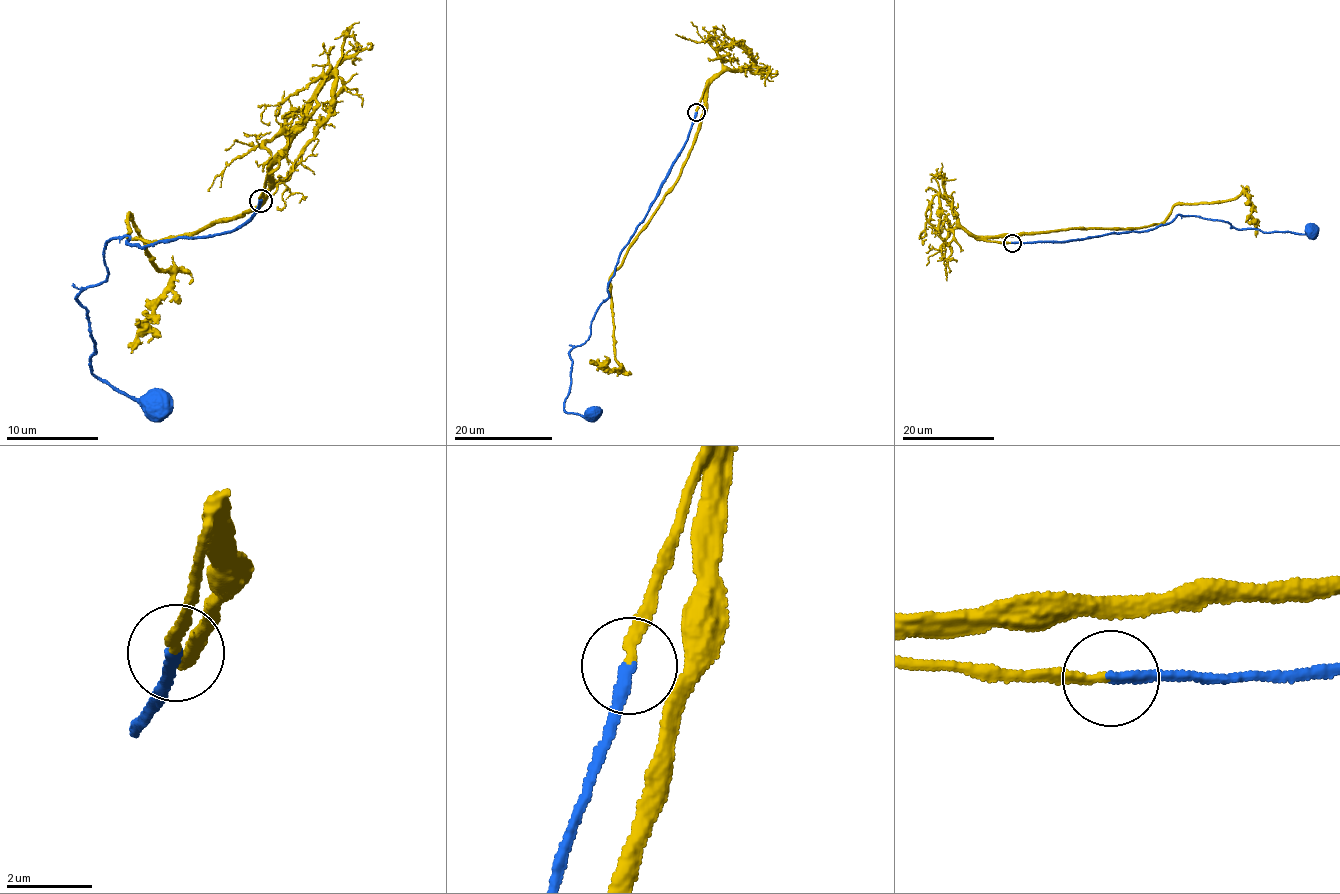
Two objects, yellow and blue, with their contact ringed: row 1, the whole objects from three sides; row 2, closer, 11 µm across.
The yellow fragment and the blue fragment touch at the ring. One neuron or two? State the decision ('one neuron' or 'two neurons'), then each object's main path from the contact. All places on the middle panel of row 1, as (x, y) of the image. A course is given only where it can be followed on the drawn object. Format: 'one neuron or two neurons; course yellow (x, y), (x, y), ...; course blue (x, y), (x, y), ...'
one neuron; course yellow (696, 112), (703, 93), (696, 138), (679, 178), (610, 279), (614, 355), (621, 367), (614, 370), (589, 360); course blue (696, 112), (659, 193), (621, 252), (591, 336), (569, 352), (564, 410), (592, 411)

